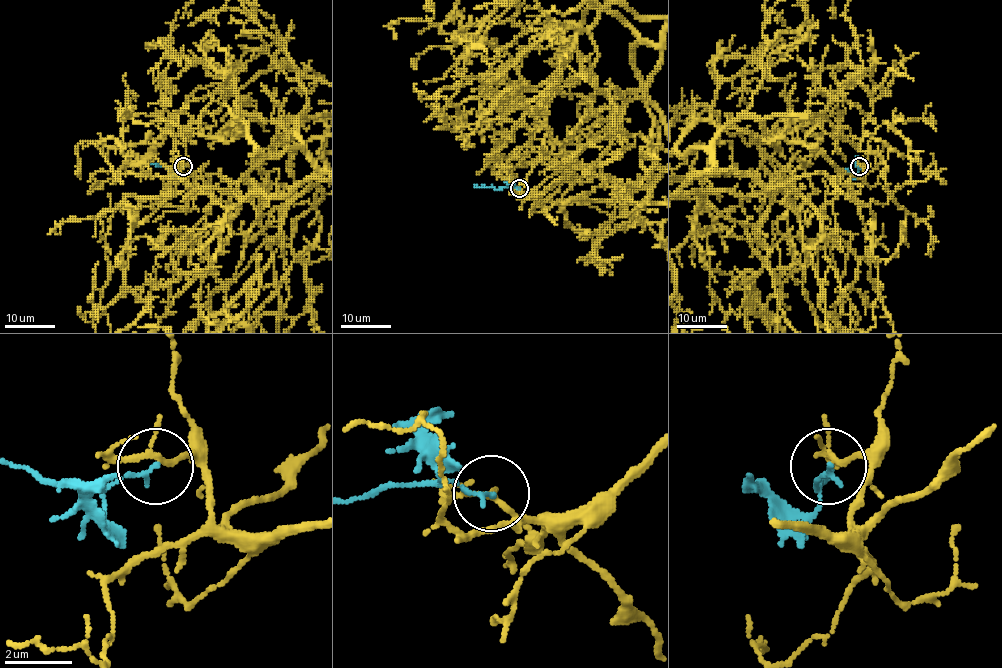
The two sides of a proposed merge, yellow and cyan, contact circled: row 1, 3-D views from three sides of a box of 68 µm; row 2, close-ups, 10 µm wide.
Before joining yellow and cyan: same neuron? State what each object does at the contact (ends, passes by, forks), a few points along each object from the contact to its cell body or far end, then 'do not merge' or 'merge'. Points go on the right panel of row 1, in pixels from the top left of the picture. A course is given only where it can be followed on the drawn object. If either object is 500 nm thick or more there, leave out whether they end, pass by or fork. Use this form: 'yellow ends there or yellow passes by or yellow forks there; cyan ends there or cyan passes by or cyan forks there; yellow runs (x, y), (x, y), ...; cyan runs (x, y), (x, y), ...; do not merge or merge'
yellow forks there; cyan ends there; cyan runs (858, 167), (860, 166), (856, 155); do not merge

